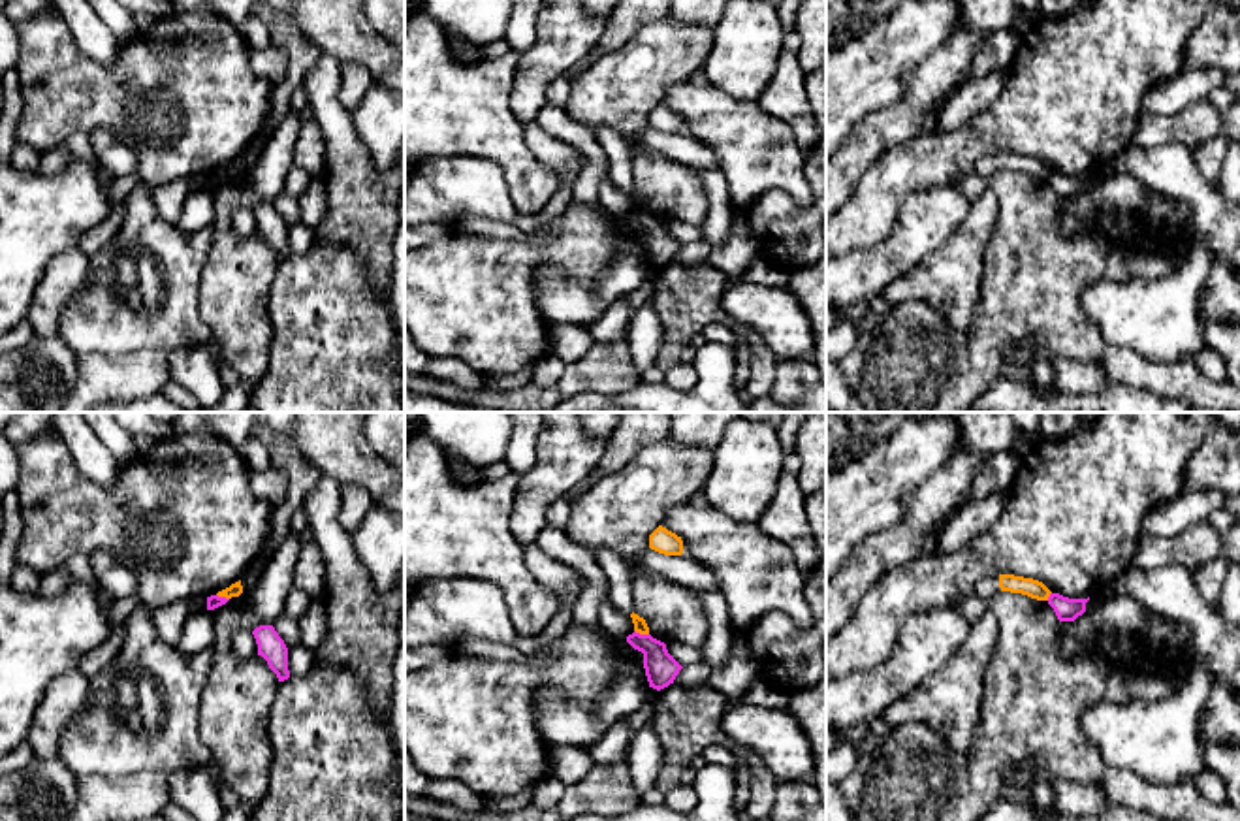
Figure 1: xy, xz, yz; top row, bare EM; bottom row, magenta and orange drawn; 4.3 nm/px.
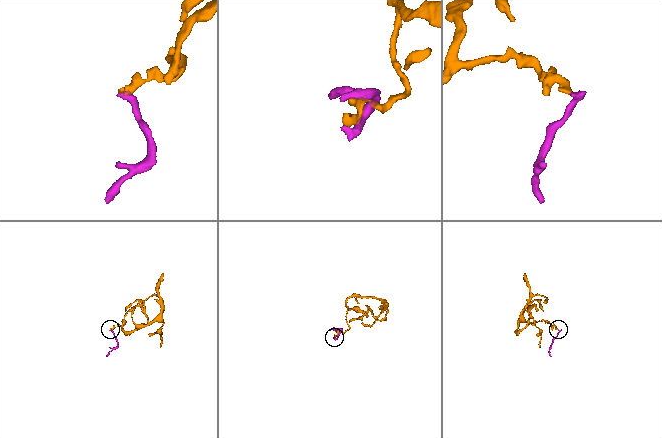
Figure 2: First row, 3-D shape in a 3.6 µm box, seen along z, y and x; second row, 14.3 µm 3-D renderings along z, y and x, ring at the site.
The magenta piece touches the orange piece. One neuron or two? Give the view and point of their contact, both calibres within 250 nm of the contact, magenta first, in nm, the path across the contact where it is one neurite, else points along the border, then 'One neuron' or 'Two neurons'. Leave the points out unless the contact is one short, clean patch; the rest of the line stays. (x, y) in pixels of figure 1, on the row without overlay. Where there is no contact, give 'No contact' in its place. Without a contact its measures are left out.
Touches magenta at xz (642, 213). Thickness 140 nm (magenta) against 60 nm. Boundary: xz (635, 208), (648, 213). Two neurons

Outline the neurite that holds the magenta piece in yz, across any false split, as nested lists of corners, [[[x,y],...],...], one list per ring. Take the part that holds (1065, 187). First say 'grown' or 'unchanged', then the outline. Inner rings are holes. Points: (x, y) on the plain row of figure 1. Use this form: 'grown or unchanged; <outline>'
unchanged; [[[1050,171],[1048,183],[1054,186],[1059,200],[1074,200],[1086,190],[1088,177],[1069,177],[1059,171]]]

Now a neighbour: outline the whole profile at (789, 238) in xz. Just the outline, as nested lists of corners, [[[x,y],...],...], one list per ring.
[[[826,134],[805,158],[803,175],[813,190],[813,201],[807,207],[798,207],[783,190],[768,190],[743,209],[760,256],[787,273],[813,266],[826,254]]]

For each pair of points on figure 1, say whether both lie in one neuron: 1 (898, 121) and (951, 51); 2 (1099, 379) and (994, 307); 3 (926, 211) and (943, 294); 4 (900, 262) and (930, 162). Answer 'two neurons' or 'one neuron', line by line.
1: one neuron
2: two neurons
3: two neurons
4: two neurons

